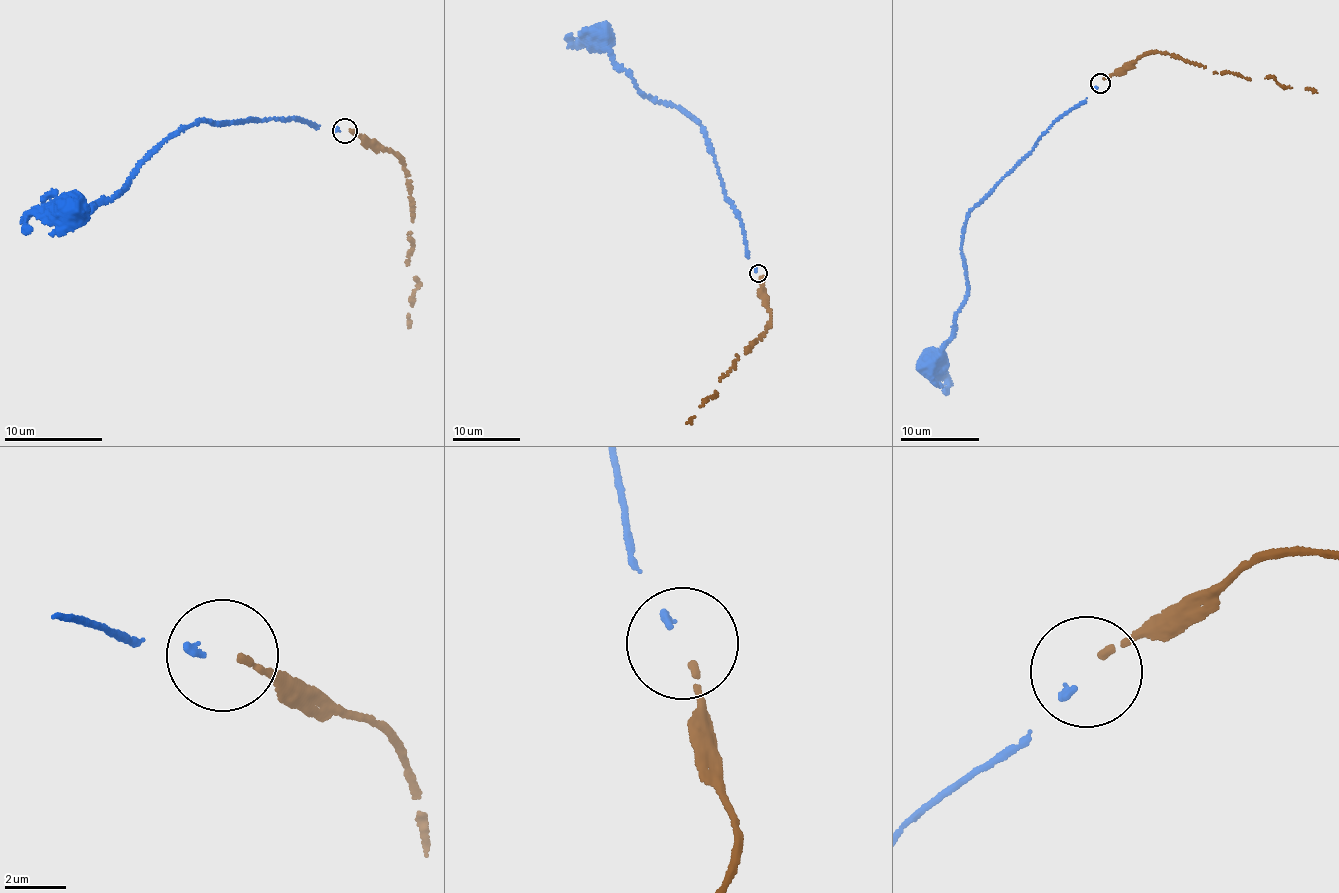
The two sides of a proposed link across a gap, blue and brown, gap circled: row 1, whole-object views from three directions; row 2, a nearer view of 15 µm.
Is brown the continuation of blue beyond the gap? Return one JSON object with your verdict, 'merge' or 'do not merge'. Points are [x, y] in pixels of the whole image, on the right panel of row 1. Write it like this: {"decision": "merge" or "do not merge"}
{"decision": "merge"}

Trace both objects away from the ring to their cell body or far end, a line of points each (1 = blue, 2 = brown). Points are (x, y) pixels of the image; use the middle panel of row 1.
1: (756, 270), (703, 127), (676, 107), (637, 88), (632, 77), (613, 63), (607, 46), (610, 33), (602, 33)
2: (760, 277), (762, 302), (769, 312), (767, 331), (738, 356), (734, 368), (719, 380), (716, 394), (687, 423)

